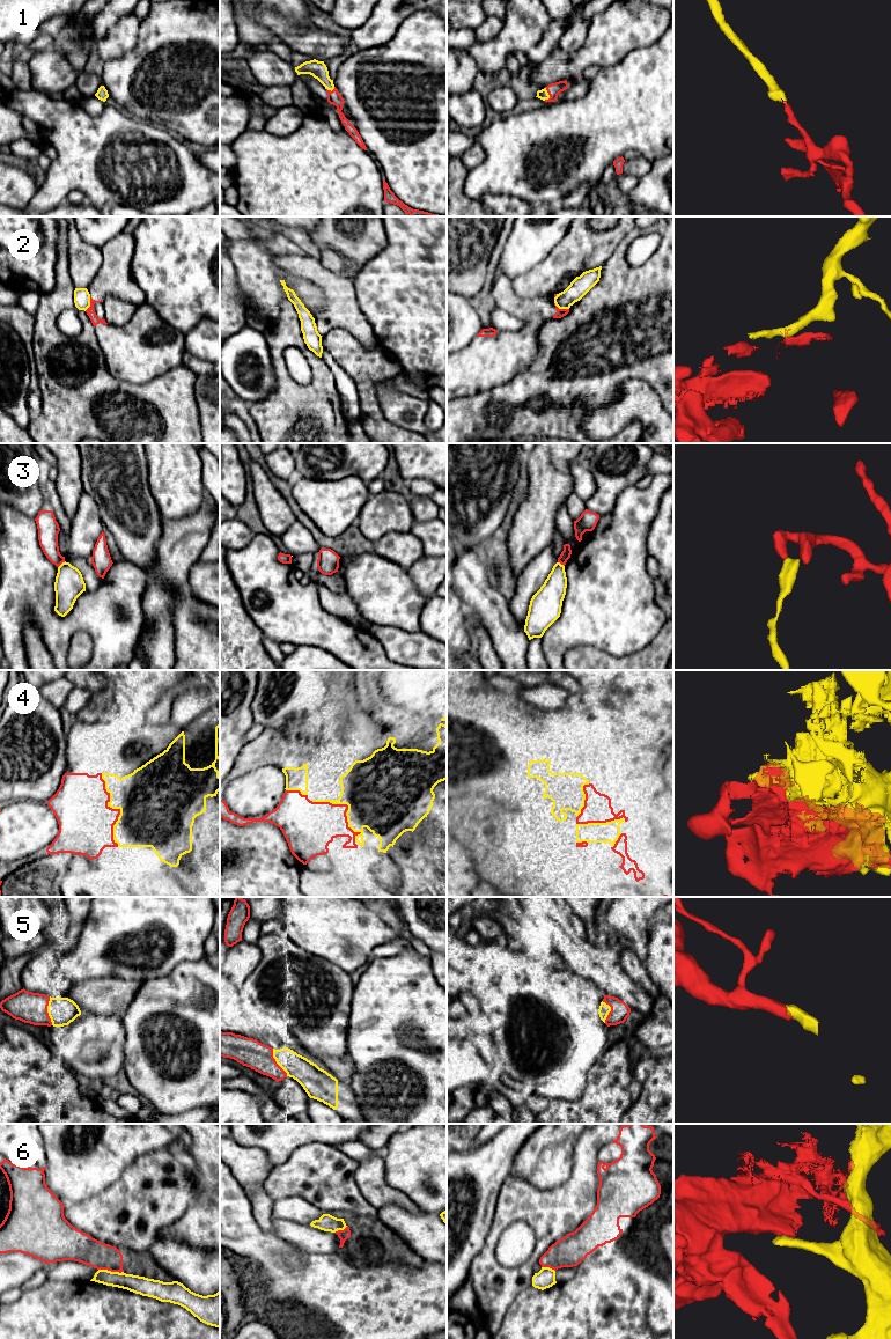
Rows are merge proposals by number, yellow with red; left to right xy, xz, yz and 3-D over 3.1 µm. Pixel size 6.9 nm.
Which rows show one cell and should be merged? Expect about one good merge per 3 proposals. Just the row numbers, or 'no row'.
1, 4, 5

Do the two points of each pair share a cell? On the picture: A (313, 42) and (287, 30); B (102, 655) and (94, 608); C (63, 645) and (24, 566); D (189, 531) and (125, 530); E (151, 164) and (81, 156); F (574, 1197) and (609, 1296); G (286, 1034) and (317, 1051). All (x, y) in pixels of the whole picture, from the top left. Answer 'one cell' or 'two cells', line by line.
A: one cell
B: one cell
C: one cell
D: two cells
E: one cell
F: two cells
G: two cells

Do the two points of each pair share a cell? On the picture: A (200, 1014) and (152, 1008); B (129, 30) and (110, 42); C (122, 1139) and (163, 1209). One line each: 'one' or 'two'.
A: one
B: one
C: two

